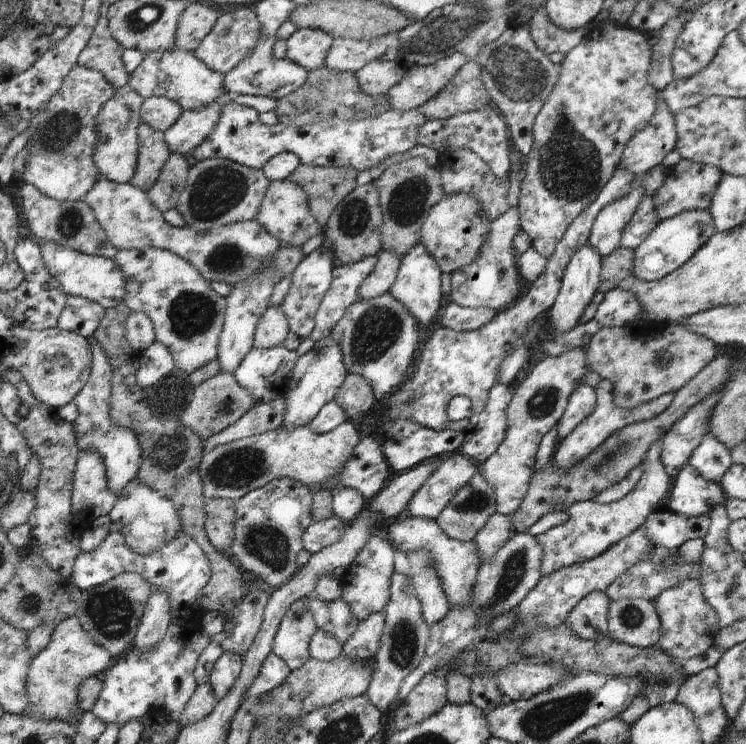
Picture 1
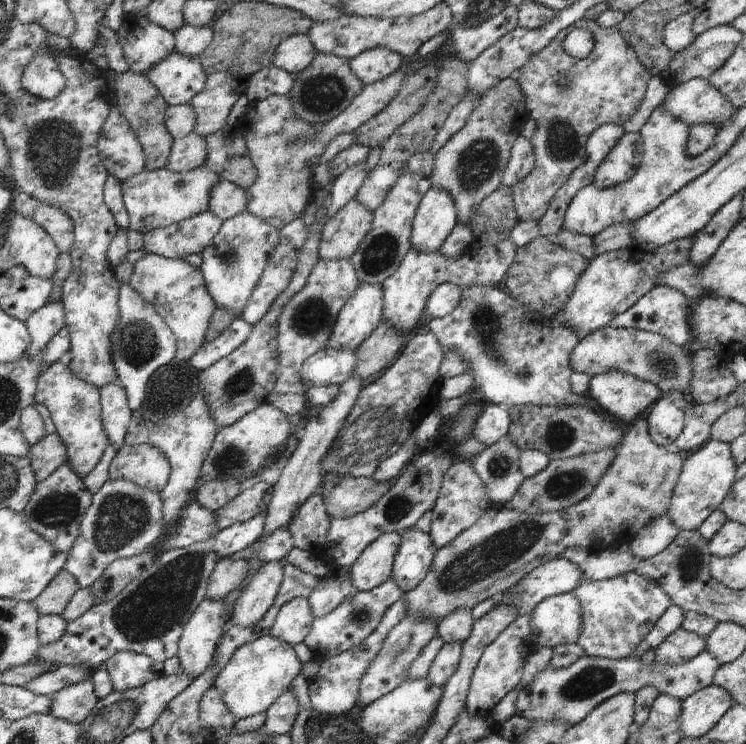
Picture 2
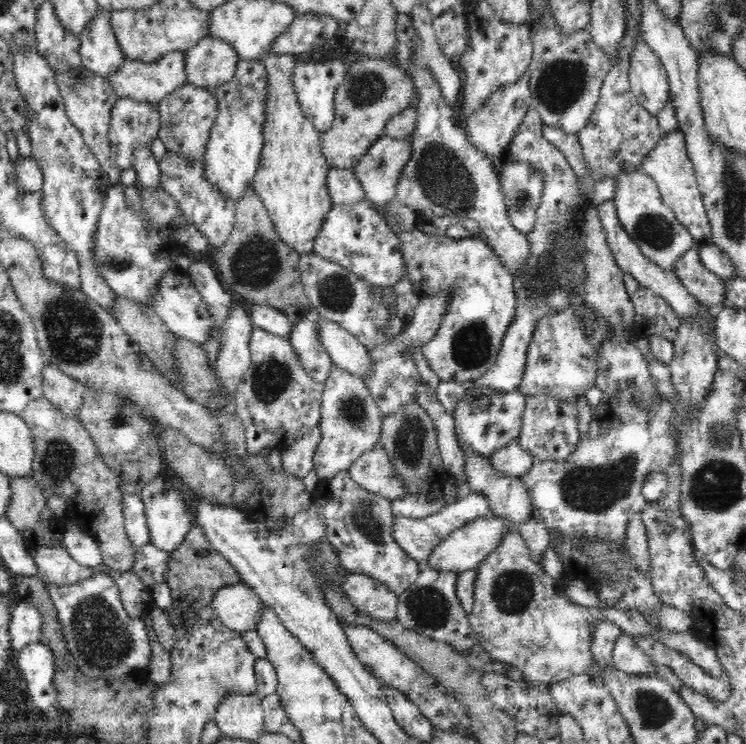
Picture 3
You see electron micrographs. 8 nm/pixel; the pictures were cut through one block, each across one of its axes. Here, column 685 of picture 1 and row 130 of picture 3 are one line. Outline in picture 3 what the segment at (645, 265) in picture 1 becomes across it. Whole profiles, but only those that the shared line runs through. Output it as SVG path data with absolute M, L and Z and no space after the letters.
M260 59L239 60L233 77L222 86L213 87L211 90L217 98L218 112L203 156L204 170L201 175L213 190L217 190L221 194L222 198L236 203L246 196L246 190L253 184L263 145L261 126L265 117L263 100L266 90L263 61Z

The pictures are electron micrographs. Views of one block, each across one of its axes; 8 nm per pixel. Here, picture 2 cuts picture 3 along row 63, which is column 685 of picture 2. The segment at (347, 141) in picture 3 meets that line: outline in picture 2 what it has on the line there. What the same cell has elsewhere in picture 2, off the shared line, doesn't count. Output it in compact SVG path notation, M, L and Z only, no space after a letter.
M603 327L577 341L569 355L569 366L572 371L585 374L589 378L606 372L622 372L653 384L660 392L679 392L687 395L691 380L689 359L687 352L659 334L637 329Z

